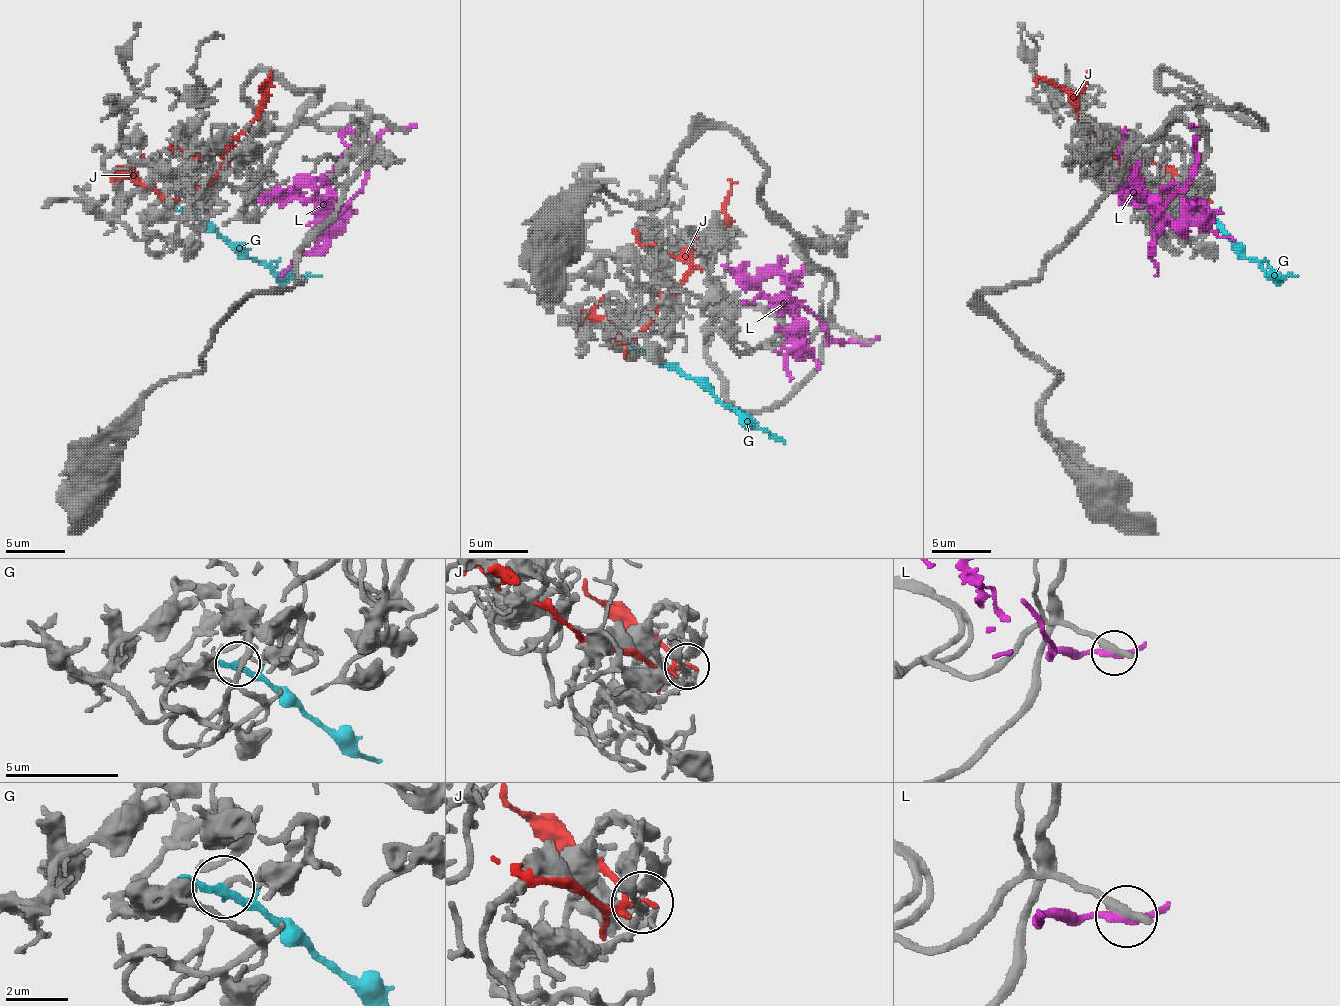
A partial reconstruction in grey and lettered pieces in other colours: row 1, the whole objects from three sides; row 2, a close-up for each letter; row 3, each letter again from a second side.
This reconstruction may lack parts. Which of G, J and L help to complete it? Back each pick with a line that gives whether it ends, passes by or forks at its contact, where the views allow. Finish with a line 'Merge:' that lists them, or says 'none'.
L: it passes by
Merge: L

